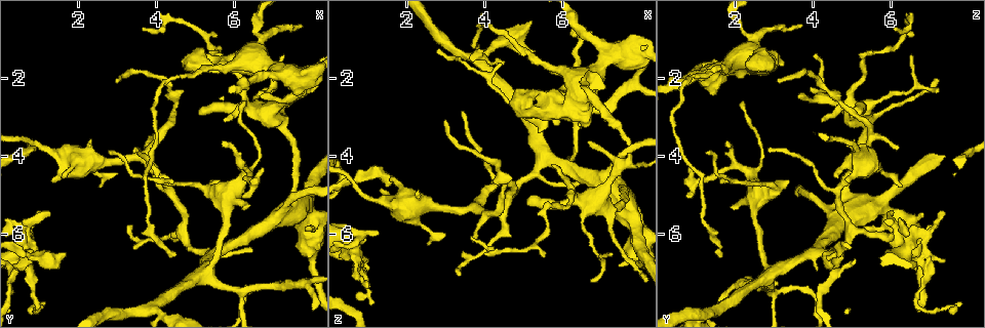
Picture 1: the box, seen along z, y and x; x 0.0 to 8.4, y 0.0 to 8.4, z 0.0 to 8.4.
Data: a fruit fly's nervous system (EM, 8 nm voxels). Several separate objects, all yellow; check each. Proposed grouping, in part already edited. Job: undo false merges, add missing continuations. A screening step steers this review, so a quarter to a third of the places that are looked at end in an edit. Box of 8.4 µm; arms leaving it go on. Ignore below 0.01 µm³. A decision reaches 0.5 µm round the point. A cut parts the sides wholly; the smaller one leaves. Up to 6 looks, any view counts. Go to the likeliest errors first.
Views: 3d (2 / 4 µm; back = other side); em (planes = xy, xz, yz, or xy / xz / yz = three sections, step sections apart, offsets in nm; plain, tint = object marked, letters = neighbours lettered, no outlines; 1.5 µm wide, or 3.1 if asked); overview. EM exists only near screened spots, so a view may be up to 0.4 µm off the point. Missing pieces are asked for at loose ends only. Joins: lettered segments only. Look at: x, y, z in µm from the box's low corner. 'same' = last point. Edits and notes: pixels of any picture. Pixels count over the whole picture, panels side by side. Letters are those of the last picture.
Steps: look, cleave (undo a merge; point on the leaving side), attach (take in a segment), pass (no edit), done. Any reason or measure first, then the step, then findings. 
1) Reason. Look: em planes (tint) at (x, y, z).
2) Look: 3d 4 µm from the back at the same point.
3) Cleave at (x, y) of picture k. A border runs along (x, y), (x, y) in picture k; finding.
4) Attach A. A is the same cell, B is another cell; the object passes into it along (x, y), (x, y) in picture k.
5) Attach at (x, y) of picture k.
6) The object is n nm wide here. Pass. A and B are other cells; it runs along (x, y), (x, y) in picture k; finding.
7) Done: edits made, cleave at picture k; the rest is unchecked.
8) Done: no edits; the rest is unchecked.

Free end. Look: 3d 2 µm at (4.45, 6.40, 1.60).

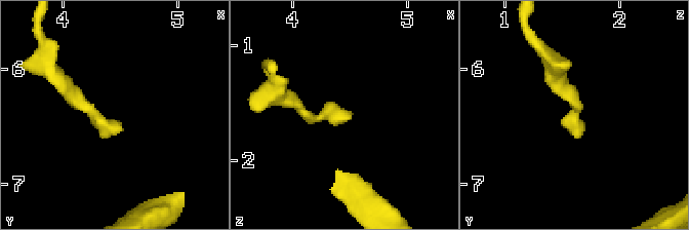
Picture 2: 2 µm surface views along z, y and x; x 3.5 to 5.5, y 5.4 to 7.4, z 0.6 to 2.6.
Need the tissue. Look: em planes (plain) at (4.48, 6.46, 1.62).

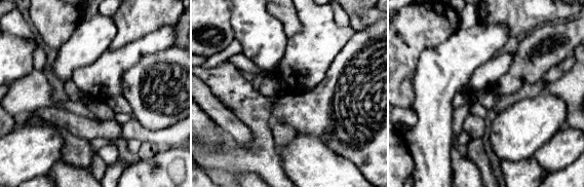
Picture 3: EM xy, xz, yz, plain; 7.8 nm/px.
See the neighbours. Look: em planes (letters) at the same point.

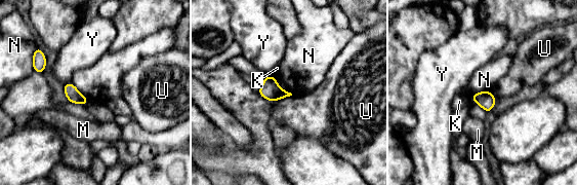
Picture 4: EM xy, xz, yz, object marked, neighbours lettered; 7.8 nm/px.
Pass. K, M, N, U and Y are other cells; a border runs along (274, 77), (281, 87), (292, 94) in picture 4; no lettered segment goes on from it.

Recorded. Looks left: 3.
Four or more arms meet. Look: 3d 4 µm at (6.70, 1.10, 2.45).

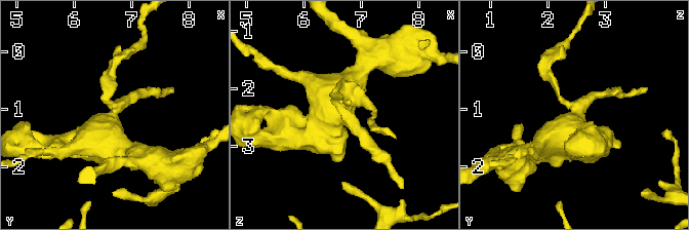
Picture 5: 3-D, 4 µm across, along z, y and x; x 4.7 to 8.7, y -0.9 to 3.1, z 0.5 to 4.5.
Now the EM. Look: em yz step 8 (tint) at (6.65, 1.15, 2.40).

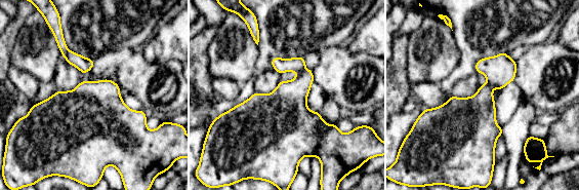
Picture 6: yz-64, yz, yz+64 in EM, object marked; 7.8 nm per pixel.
Cut it another way. Look: em planes (letters) at the same point.

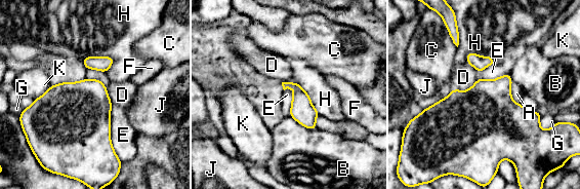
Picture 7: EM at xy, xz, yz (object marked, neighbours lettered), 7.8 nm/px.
Pass. A, B, C, D, E, F, G, H, J and K are other cells; a border runs along (479, 77), (466, 89), (453, 88) in picture 7; continuous, no second neuron.

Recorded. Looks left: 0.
Done: no edits; the rest is unchecked.

